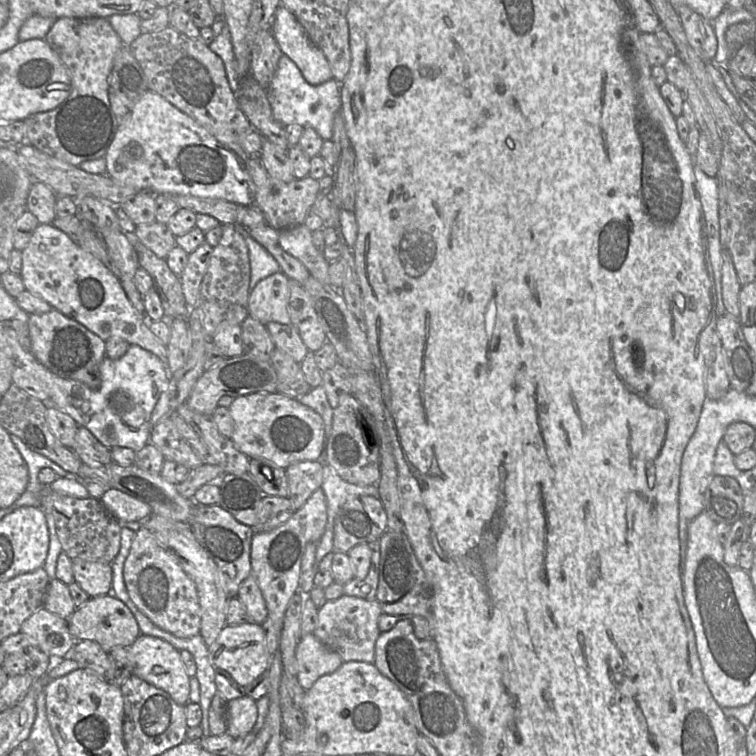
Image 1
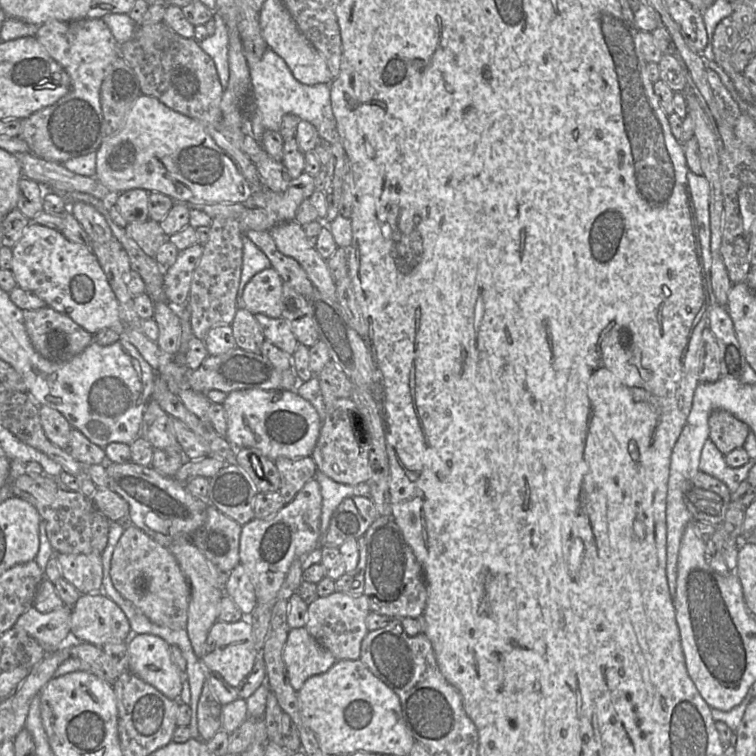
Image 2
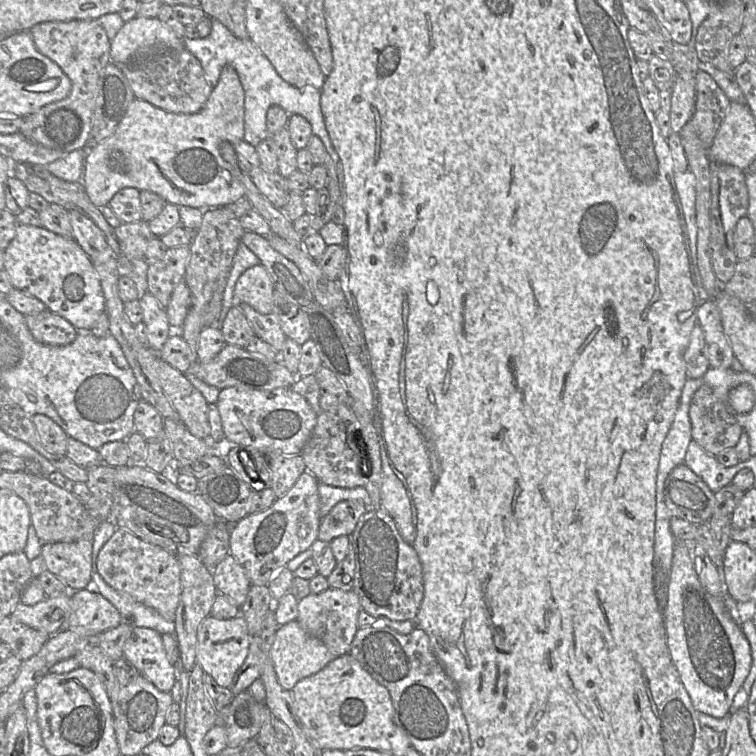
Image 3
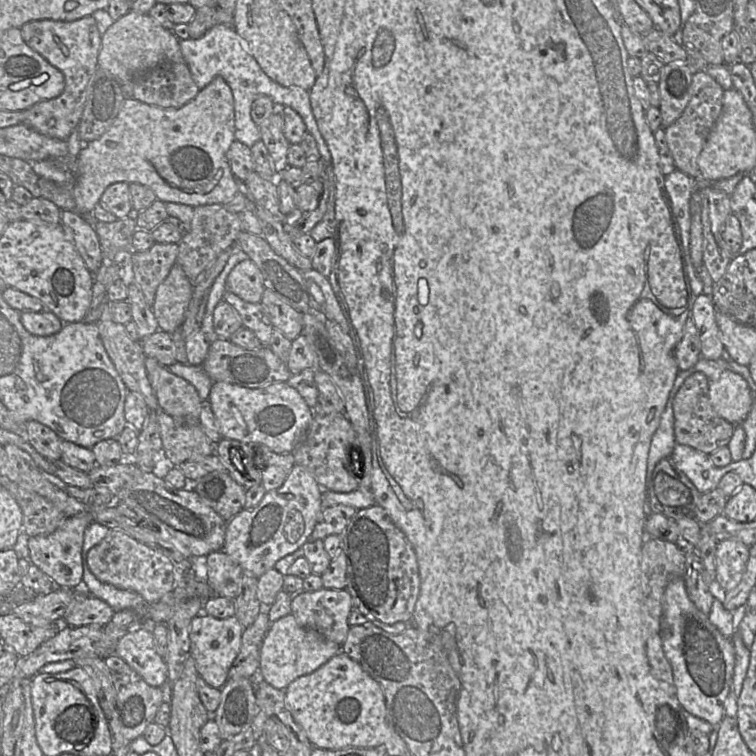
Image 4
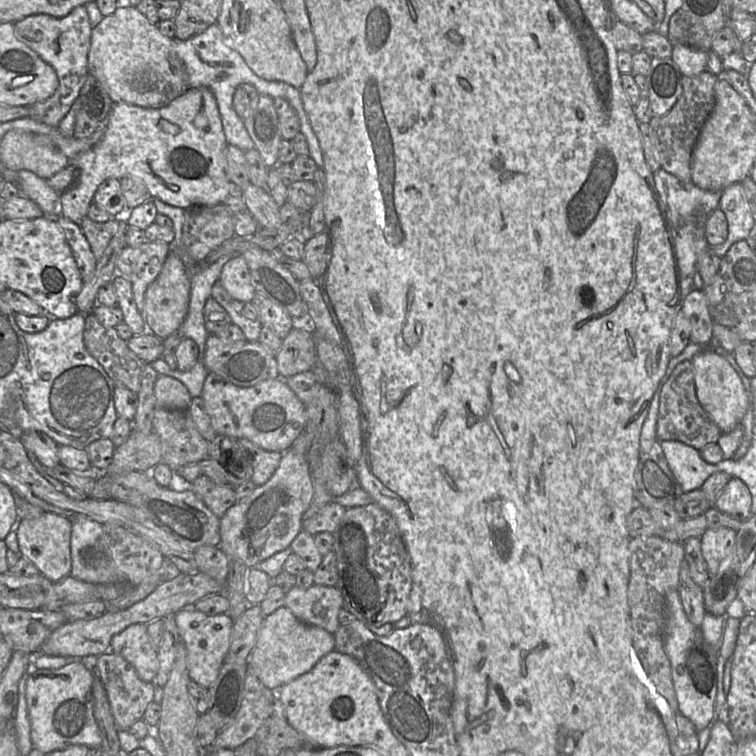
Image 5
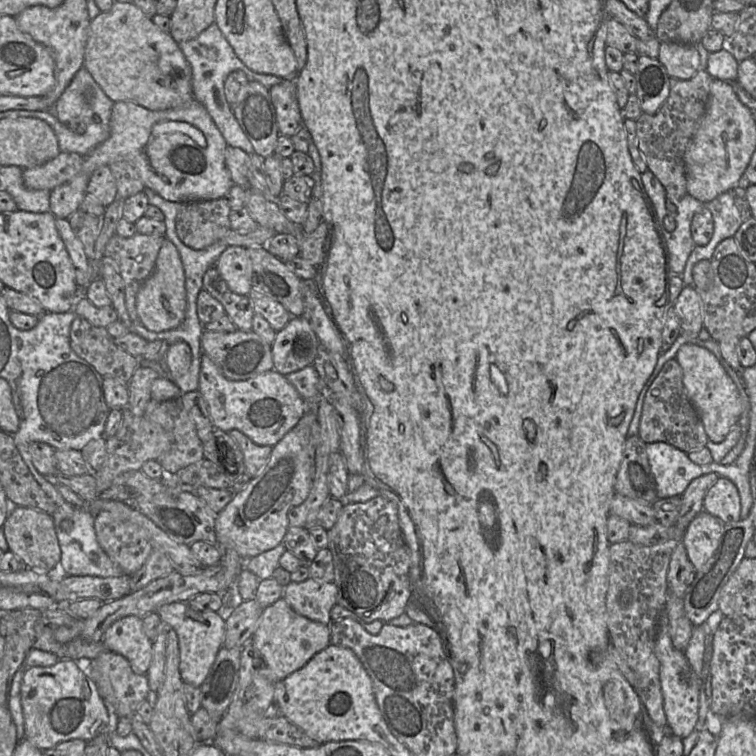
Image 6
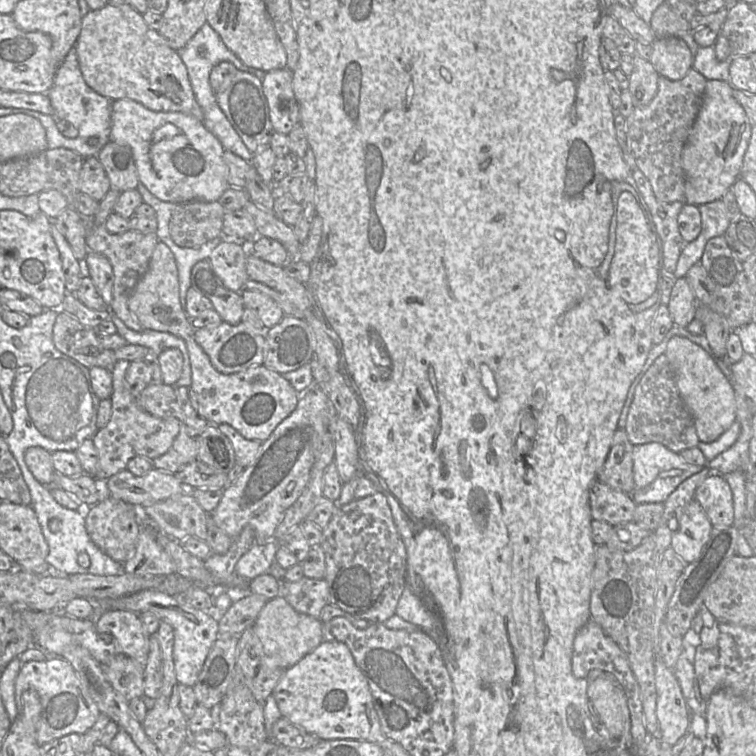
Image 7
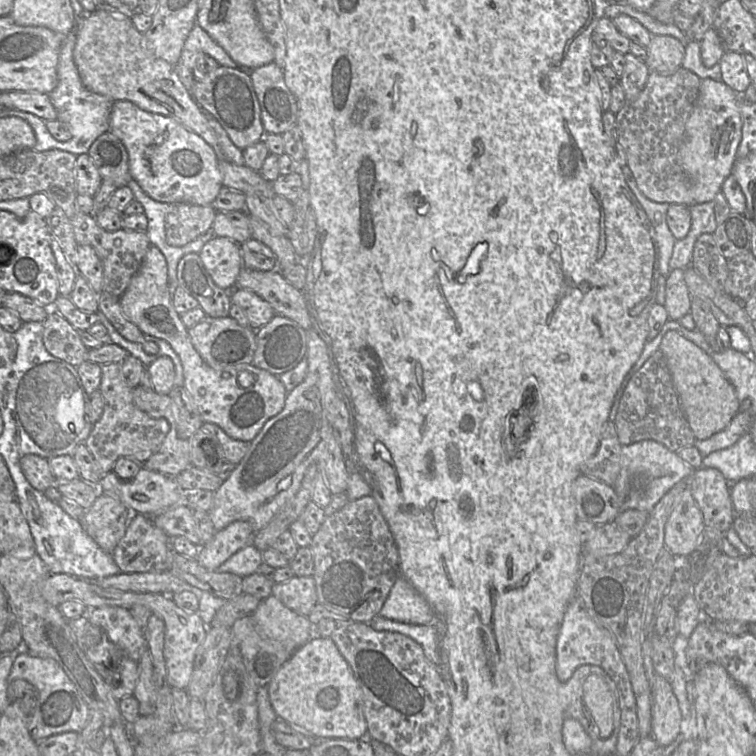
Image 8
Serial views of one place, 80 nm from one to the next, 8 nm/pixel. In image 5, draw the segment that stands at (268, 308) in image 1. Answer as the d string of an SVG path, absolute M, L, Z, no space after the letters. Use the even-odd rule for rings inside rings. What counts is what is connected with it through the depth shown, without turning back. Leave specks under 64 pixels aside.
M242 254L233 256L224 264L219 281L239 301L251 301L255 295L251 270Z

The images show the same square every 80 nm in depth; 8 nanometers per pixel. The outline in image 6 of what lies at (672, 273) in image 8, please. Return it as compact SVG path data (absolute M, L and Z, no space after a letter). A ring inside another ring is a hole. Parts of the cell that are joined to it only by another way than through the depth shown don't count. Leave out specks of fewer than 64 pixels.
M685 285L674 304L681 321L682 333L698 336L703 329L702 296L696 288Z

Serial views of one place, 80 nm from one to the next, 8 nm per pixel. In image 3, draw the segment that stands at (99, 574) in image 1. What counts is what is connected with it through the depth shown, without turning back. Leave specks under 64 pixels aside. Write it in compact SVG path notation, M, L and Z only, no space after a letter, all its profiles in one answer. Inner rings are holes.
M92 540L44 543L40 557L45 568L61 579L70 591L87 589L94 570Z

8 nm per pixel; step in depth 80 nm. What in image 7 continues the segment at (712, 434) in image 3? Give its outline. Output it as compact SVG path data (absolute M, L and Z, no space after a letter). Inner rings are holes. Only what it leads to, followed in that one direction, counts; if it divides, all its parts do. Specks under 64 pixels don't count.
M660 355L635 385L624 430L633 445L658 442L677 453L698 447L700 440L693 417L678 392L675 374L666 355Z

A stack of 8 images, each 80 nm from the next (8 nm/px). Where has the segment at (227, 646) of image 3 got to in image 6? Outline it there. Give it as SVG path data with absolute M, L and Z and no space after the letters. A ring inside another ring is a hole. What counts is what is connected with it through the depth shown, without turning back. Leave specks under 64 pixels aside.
M184 602L163 605L156 613L162 622L174 629L177 634L182 680L194 687L200 687L207 678L217 653L224 646L225 615L213 611L196 611Z

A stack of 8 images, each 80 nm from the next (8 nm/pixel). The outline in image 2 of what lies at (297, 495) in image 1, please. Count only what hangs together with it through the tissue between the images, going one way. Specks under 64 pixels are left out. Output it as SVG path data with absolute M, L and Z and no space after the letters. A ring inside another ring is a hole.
M311 457L300 459L277 458L273 460L281 477L278 493L286 503L291 502L303 486L314 479L317 467Z

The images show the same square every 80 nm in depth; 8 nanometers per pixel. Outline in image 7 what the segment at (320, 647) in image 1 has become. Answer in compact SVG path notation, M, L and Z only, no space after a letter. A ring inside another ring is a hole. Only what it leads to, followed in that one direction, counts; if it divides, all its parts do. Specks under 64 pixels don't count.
M277 596L266 602L252 629L265 654L278 668L287 670L323 642L322 624L317 618L297 612L284 598Z

